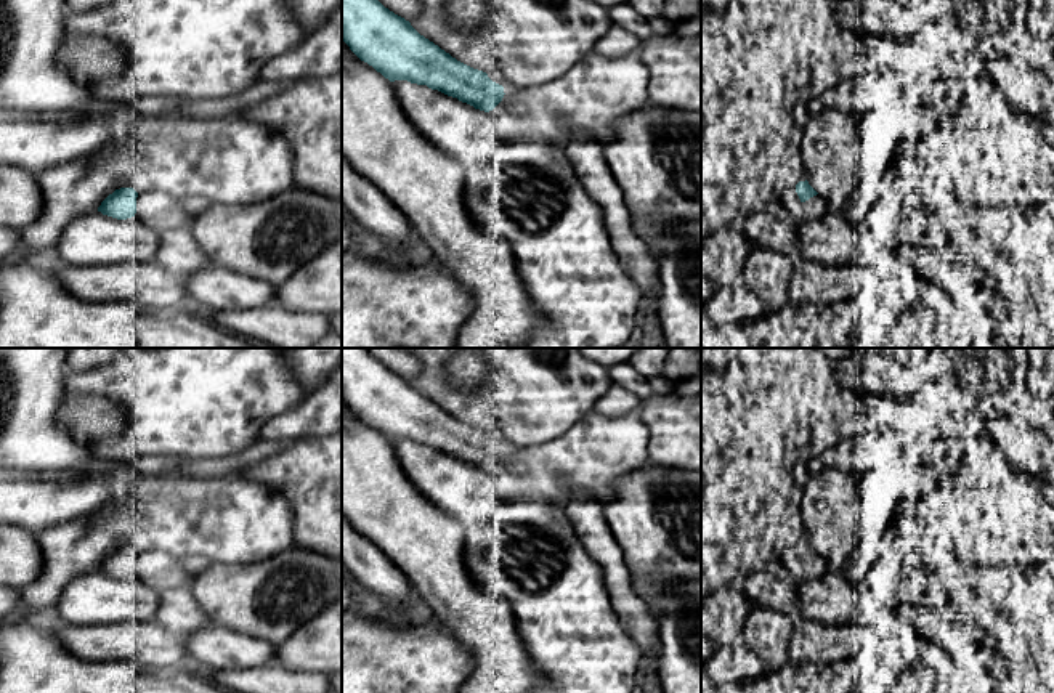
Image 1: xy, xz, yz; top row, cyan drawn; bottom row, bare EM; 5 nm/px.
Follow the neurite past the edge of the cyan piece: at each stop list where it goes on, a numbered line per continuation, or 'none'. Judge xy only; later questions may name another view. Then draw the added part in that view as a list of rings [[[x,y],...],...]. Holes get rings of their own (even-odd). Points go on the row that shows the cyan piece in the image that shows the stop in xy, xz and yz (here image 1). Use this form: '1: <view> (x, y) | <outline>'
1: xy (159, 210) | [[[162,191],[138,194],[136,213],[140,220],[157,233],[176,228],[191,228],[194,220],[193,215],[188,215],[183,210],[180,201]]]

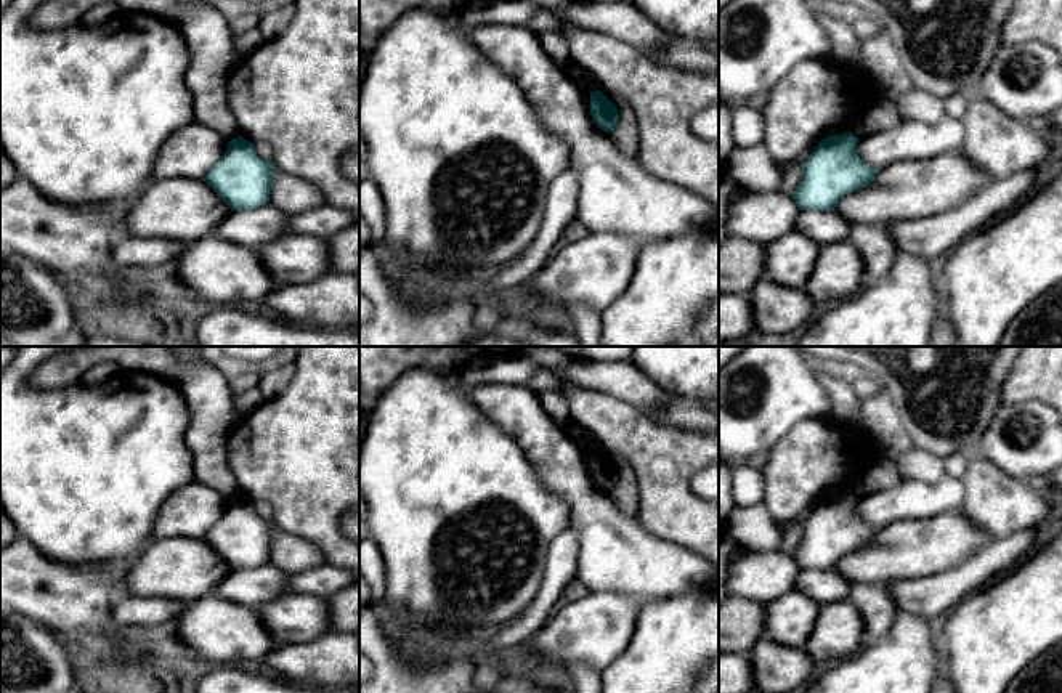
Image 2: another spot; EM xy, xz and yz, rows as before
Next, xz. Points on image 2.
none

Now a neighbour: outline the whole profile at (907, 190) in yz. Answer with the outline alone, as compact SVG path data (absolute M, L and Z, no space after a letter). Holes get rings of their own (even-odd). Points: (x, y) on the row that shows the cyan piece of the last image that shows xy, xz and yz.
M964 152L900 160L834 207L852 225L890 225L948 212L982 191L993 176Z

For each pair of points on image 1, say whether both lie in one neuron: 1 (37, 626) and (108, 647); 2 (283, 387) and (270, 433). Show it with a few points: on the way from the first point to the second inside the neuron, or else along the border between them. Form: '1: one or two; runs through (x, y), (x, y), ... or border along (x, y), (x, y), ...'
1: two; border along (55, 632), (56, 639), (72, 655), (82, 658)
2: two; border along (307, 397), (276, 414), (260, 430), (259, 440)

